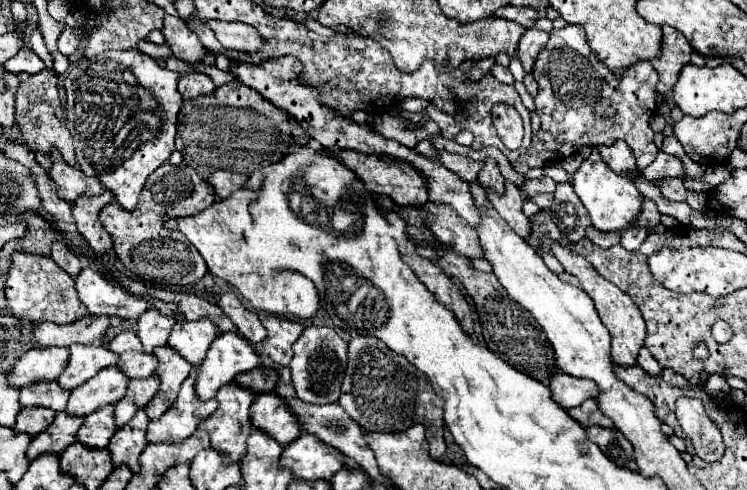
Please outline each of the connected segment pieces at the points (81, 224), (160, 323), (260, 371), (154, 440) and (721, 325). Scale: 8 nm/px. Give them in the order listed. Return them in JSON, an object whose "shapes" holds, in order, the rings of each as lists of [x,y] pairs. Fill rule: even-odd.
{"shapes":[[[[105,190],[101,196],[95,196],[95,198],[83,196],[73,204],[73,218],[75,218],[77,230],[83,238],[87,238],[89,246],[95,250],[97,256],[105,256],[113,248],[111,236],[105,232],[105,228],[99,222],[99,212],[109,202],[113,202],[113,194]]],[[[149,308],[143,316],[139,316],[137,336],[139,336],[141,344],[143,344],[143,350],[147,354],[151,354],[153,348],[165,346],[173,324],[175,324],[173,318],[167,318],[163,314],[159,314],[155,308]]],[[[255,368],[255,370],[249,370],[249,372],[235,376],[233,382],[239,384],[241,388],[253,390],[255,394],[273,392],[275,382],[277,382],[277,372],[273,368]]],[[[193,366],[189,378],[183,382],[177,400],[171,404],[171,410],[167,410],[159,420],[149,422],[147,442],[151,444],[183,442],[197,430],[201,420],[205,420],[213,410],[217,410],[217,400],[201,402],[195,396],[195,390],[193,390],[195,372],[197,372],[197,366]]],[[[723,320],[715,322],[715,326],[713,326],[713,338],[715,338],[717,342],[727,342],[727,340],[731,338],[731,328],[729,328],[729,324],[723,322]]]]}

